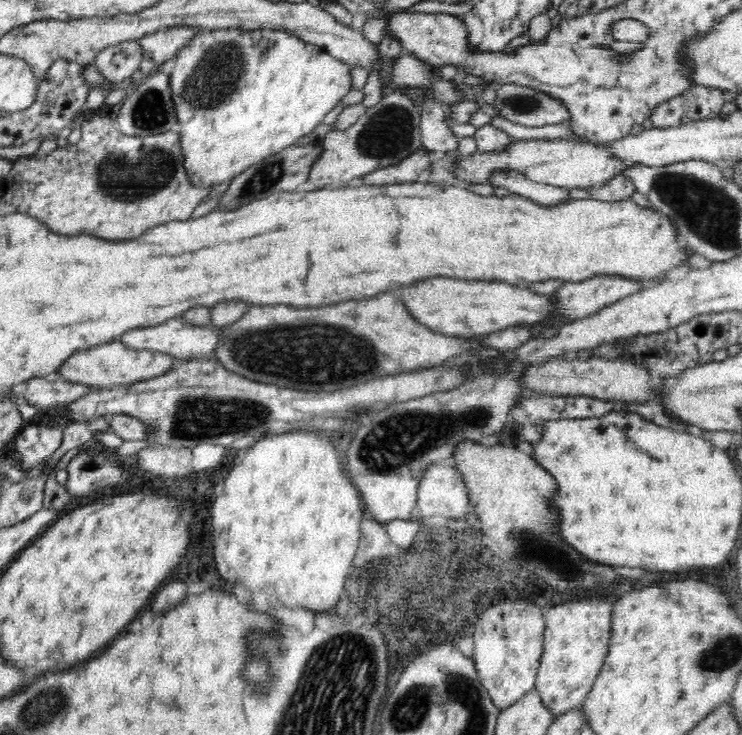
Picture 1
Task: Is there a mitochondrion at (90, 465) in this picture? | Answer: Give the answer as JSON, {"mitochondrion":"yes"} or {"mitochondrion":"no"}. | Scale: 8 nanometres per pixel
{"mitochondrion":"yes"}

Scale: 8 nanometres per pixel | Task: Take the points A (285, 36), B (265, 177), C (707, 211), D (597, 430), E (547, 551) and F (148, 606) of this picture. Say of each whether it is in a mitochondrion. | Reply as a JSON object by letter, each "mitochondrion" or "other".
{"A":"other","B":"mitochondrion","C":"mitochondrion","D":"mitochondrion","E":"mitochondrion","F":"other"}

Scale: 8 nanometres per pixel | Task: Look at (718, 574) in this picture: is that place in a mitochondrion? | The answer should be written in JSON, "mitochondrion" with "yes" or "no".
{"mitochondrion":"no"}

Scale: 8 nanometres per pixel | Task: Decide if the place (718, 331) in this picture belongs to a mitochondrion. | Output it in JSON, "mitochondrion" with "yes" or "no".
{"mitochondrion":"no"}

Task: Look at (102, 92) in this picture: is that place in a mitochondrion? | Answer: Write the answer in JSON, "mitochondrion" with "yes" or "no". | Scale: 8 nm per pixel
{"mitochondrion":"no"}

